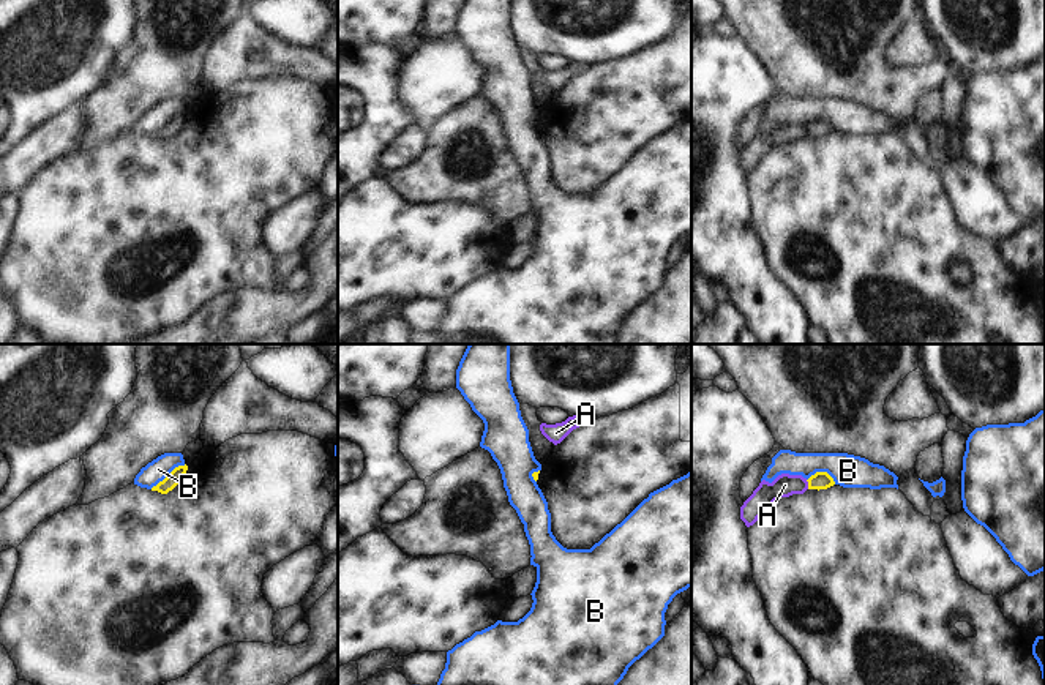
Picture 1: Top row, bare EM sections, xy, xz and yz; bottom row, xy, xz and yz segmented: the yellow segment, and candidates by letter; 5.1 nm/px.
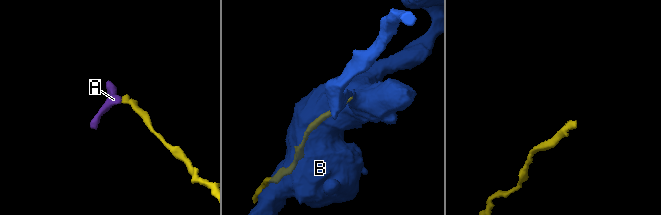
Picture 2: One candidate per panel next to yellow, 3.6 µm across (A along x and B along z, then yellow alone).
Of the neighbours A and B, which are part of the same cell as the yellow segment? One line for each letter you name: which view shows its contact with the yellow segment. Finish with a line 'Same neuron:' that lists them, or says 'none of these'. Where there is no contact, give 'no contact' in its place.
Same neuron: none of these

